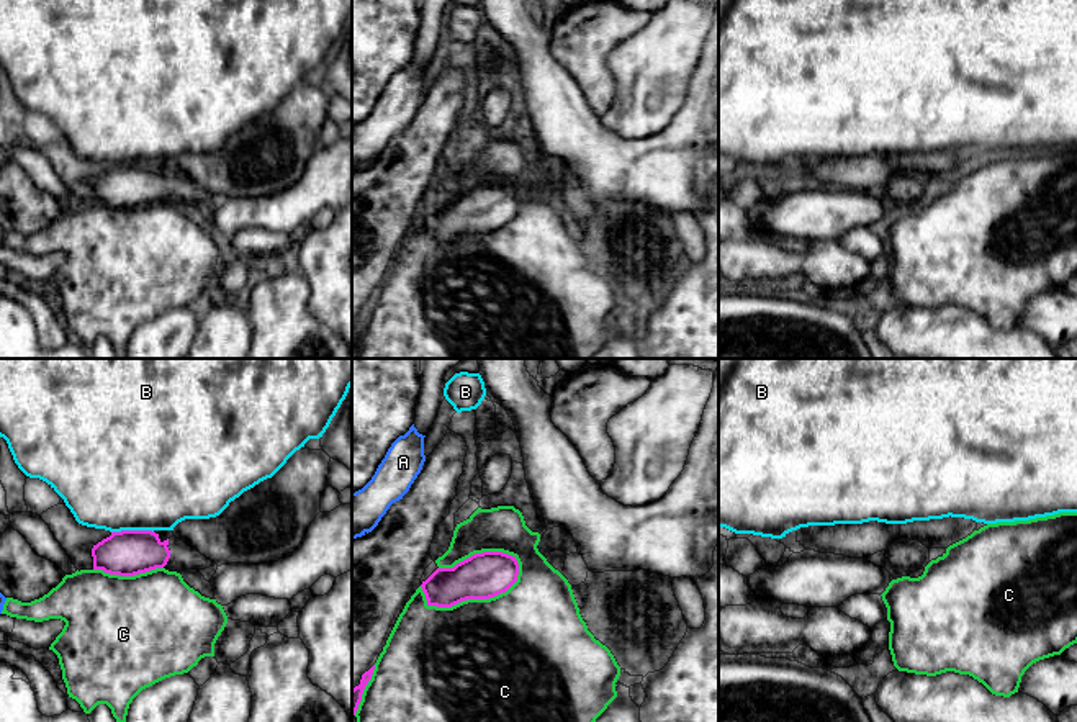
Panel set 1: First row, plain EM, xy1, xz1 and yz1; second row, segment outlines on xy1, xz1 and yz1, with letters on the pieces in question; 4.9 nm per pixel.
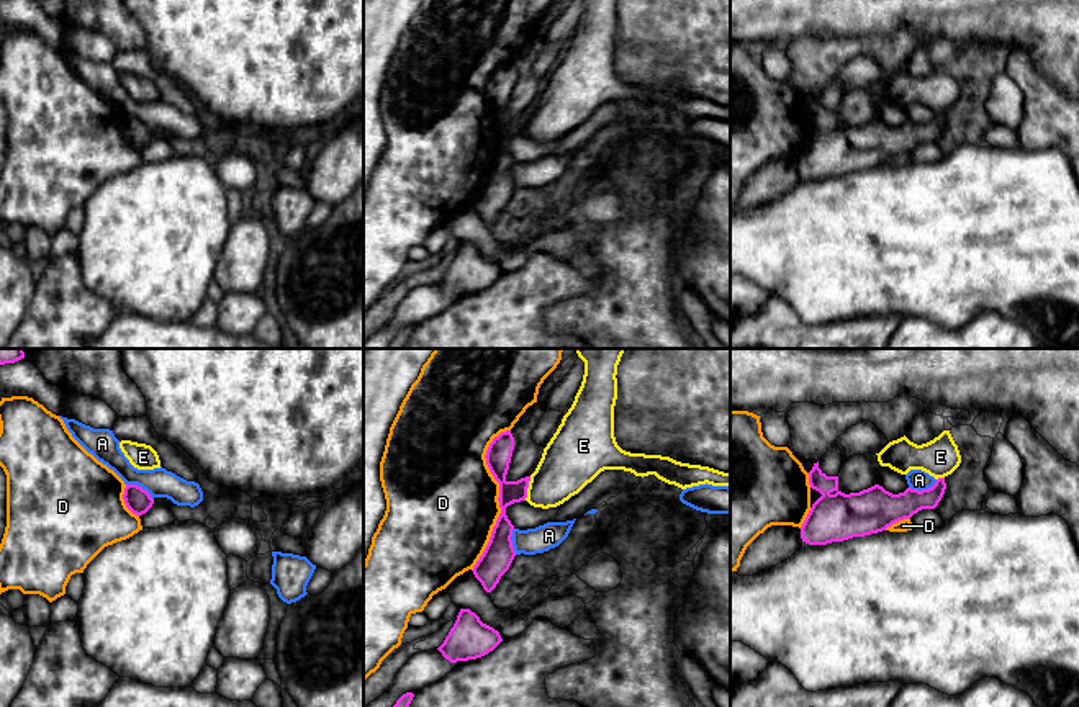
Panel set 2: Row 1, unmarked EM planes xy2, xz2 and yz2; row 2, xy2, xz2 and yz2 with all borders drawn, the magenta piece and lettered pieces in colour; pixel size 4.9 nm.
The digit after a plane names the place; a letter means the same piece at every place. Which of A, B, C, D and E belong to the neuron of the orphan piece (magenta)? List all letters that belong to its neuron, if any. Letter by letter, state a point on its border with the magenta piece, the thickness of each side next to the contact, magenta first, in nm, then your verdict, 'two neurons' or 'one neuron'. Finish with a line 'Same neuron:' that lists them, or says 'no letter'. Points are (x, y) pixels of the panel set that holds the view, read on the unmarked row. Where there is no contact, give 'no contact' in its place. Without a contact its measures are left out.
A: yz2 (922, 123) | 200/100 nm | two neurons
B: xy1 (131, 164) | 220/500 nm | two neurons
C: xz1 (472, 231) | 220/480 nm | two neurons
D: xz2 (500, 130) | 130/480 nm | two neurons
E: xz2 (528, 120) | 130/280 nm | two neurons
Same neuron: no letter

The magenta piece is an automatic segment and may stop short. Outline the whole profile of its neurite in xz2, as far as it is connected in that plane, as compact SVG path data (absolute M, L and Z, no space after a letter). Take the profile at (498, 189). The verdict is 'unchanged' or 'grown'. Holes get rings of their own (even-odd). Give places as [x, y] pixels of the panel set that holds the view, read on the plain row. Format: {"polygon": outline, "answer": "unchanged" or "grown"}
{"polygon": "M506 64L493 72L485 88L491 108L499 116L498 134L501 141L501 147L496 154L496 159L493 160L490 175L472 203L486 226L491 226L496 221L501 209L509 203L516 190L511 173L514 159L506 149L506 141L514 136L526 134L530 115L530 110L521 111L517 115L506 113L512 83L514 70L511 64Z", "answer": "unchanged"}

